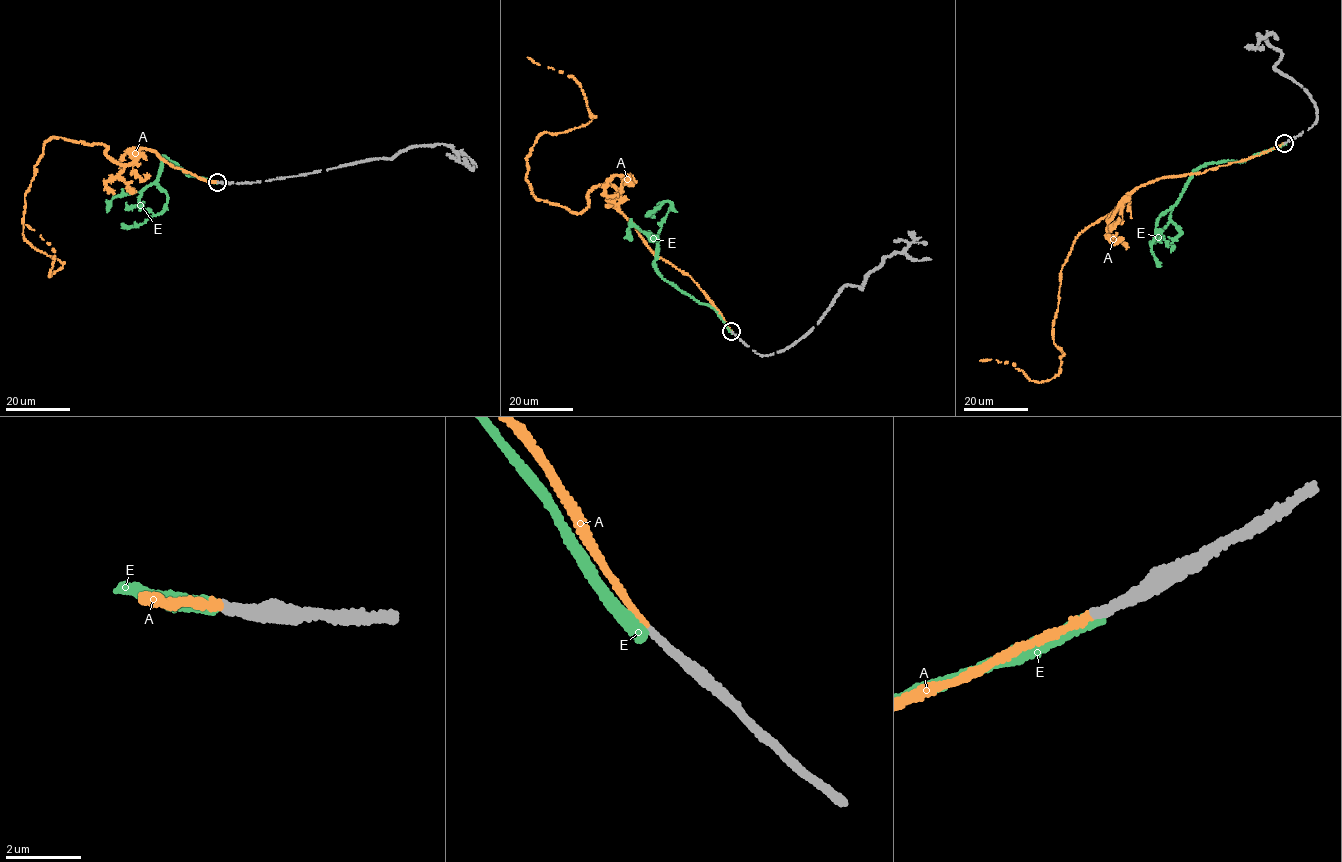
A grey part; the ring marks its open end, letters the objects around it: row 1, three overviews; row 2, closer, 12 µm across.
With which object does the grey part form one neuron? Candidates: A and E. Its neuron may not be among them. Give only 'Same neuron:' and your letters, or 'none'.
Same neuron: A

